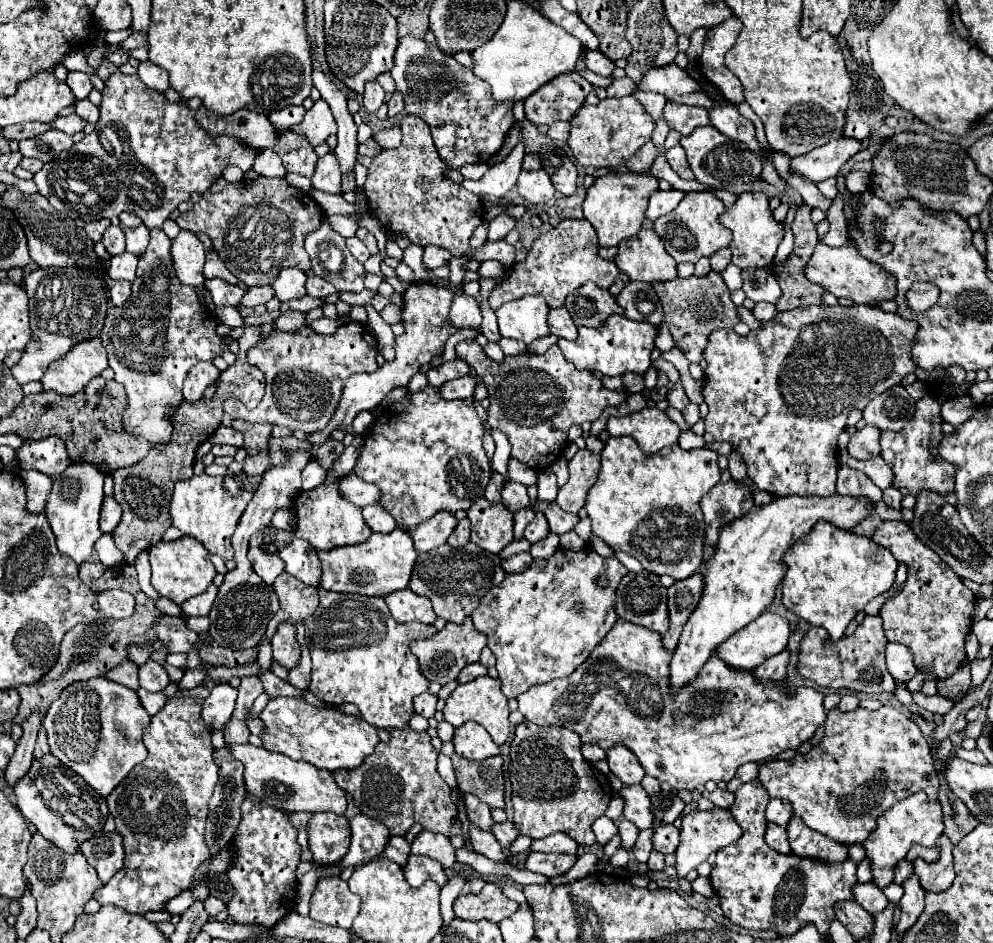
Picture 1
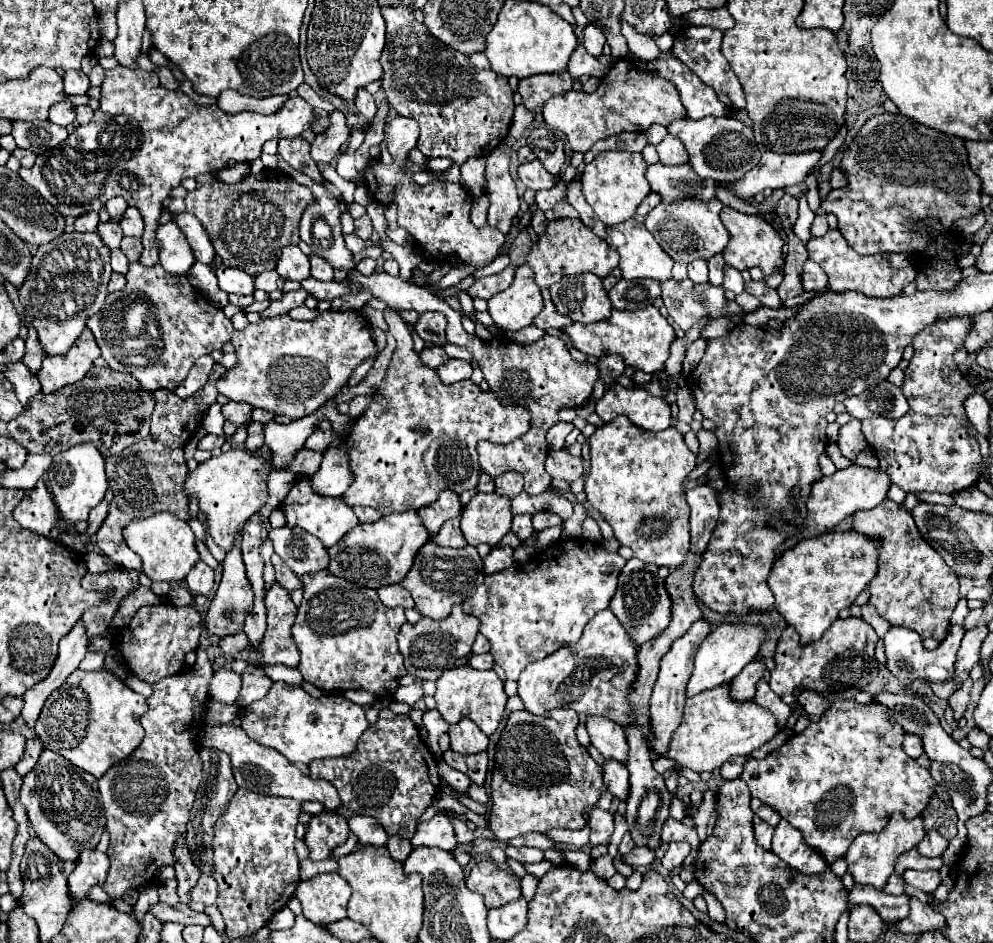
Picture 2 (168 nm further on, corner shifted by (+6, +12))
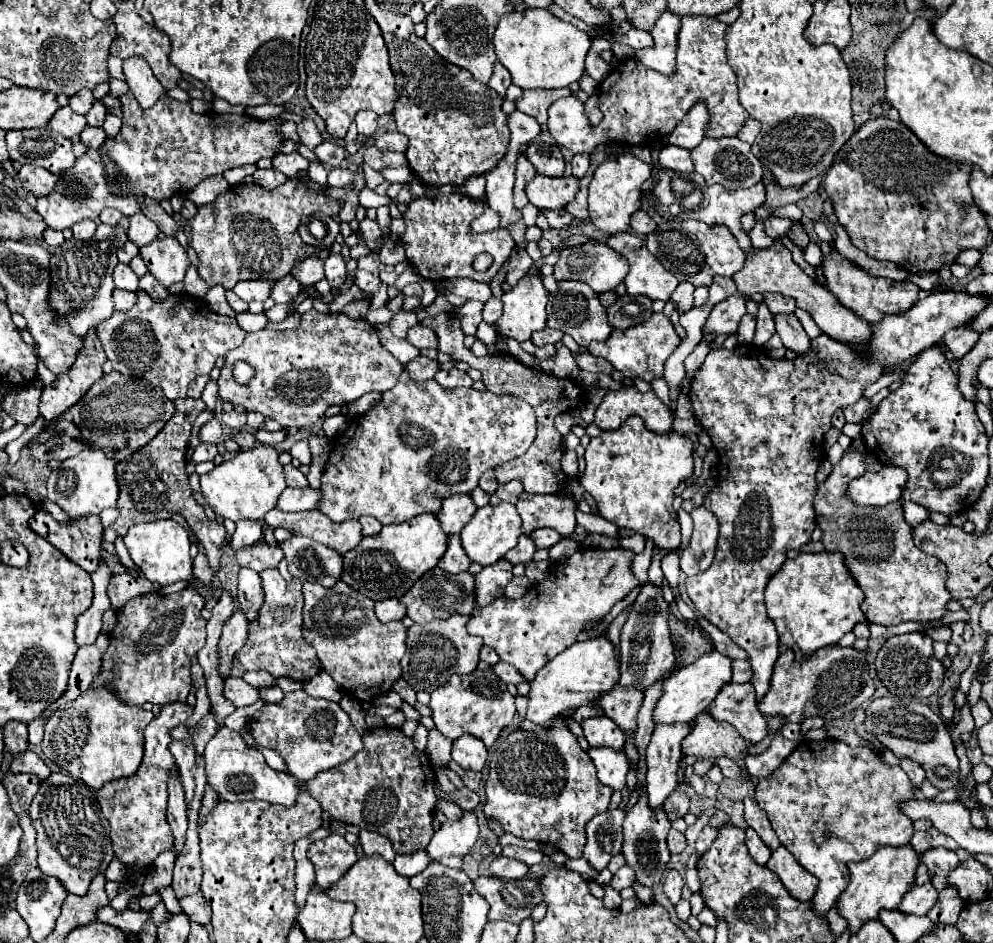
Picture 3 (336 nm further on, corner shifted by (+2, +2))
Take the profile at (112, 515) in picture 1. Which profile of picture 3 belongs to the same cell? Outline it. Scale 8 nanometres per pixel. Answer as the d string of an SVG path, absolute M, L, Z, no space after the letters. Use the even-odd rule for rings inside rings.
M38 508L30 520L30 528L86 572L96 570L104 530L98 516L86 514L63 523Z

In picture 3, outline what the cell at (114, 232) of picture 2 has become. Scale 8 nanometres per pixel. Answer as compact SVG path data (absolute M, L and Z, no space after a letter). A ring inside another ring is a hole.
M126 242L126 244L118 250L118 260L120 260L122 264L130 264L130 260L132 260L134 256L138 256L138 248L136 248L132 242Z

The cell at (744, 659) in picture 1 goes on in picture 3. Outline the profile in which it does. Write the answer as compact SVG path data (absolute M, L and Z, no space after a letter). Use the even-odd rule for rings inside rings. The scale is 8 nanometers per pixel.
M712 650L712 652L704 654L698 662L694 662L686 668L674 670L670 674L670 678L666 678L662 684L662 696L656 702L656 708L652 712L654 724L692 722L702 710L706 710L710 706L710 702L720 692L720 686L724 686L730 680L730 676L732 676L730 664L732 664L732 660L728 656L720 654L718 650Z

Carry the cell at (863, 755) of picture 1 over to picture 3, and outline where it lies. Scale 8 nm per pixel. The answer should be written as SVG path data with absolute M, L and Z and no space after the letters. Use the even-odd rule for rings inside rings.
M834 738L798 744L776 772L772 772L768 778L760 778L756 784L756 800L766 812L780 844L796 858L800 866L820 880L818 892L810 900L812 910L820 916L828 914L828 910L848 886L848 862L862 862L870 858L880 846L898 848L910 842L914 834L912 820L904 818L904 814L896 810L896 798L912 796L914 786L908 782L908 776L904 770L900 770L900 766L888 766L874 750L850 748L848 744Z

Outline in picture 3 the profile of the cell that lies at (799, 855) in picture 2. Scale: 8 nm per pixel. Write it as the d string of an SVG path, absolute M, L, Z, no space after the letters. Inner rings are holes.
M780 846L776 852L772 852L770 860L766 862L766 868L770 868L782 880L782 884L792 894L792 898L796 898L800 902L808 902L818 888L818 880L812 874L808 874L808 870L804 870L792 858L792 854L788 854L788 850L784 846Z

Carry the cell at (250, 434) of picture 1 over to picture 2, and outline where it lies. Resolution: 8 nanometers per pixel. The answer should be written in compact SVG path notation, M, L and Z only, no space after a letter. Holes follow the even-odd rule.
M228 402L222 406L222 414L228 422L234 422L236 426L248 426L252 422L252 406L244 402Z

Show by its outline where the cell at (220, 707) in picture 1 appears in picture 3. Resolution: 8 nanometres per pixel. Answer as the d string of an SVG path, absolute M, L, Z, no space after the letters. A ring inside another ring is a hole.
M228 678L224 682L224 696L234 704L234 706L250 706L254 704L260 694L258 688L250 686L248 682L244 682L242 678Z

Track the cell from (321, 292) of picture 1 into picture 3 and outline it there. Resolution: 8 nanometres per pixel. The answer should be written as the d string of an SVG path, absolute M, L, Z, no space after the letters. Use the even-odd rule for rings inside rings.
M330 254L326 260L326 278L332 288L340 288L346 282L346 264L342 254Z

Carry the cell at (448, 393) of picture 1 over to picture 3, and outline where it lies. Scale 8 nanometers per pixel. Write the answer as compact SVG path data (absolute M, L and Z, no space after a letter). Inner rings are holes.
M452 368L452 370L440 370L436 376L434 376L434 380L440 384L440 386L444 386L444 388L470 388L472 386L472 378L466 374L466 372L460 372L460 370L456 370L456 368Z

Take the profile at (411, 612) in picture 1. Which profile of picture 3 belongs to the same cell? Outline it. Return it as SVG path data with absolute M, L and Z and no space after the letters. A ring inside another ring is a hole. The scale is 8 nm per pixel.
M390 598L390 600L384 600L384 602L376 602L374 604L374 612L376 612L376 616L378 616L378 620L382 624L388 624L388 622L394 622L394 620L402 620L406 616L404 606L396 598Z

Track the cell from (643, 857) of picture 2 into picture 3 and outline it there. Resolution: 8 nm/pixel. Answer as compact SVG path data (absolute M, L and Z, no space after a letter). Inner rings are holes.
M622 866L614 876L612 876L612 880L608 882L608 886L610 888L614 888L614 890L622 890L622 888L628 888L628 886L632 886L634 884L634 878L632 878L632 870L628 870L628 866Z

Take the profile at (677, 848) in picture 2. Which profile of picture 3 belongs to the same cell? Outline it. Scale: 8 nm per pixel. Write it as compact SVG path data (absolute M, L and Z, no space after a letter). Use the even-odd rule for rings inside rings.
M670 870L670 872L666 874L666 880L664 880L664 892L666 892L666 896L670 898L670 902L672 902L674 906L676 906L678 900L682 898L682 886L684 886L684 882L682 882L680 872Z

